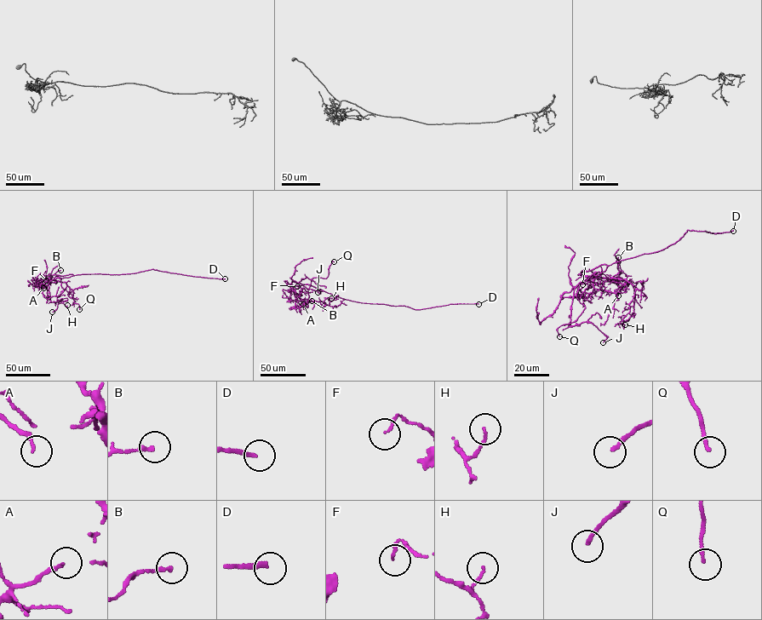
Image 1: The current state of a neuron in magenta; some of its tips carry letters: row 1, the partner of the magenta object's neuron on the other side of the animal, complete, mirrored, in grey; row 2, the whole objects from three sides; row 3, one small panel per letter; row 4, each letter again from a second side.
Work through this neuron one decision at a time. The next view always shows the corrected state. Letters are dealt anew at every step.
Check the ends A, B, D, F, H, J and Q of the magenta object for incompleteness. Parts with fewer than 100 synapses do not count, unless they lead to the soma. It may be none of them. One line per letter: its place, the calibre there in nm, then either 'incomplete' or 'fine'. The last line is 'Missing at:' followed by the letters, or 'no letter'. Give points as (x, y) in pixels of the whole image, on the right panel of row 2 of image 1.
A: (618, 295) | 170 nm | fine
B: (618, 257) | 200 nm | fine
D: (733, 231) | 200 nm | incomplete
F: (582, 284) | 110 nm | fine
H: (625, 324) | 110 nm | fine
J: (603, 342) | 170 nm | fine
Q: (559, 336) | 160 nm | fine
Missing at: D

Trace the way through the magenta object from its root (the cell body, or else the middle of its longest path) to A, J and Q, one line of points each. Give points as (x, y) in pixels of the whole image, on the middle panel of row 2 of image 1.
A: (346, 300), (309, 284), (295, 285), (295, 305), (299, 307), (303, 304)
J: (346, 300), (324, 291), (306, 289), (299, 282), (306, 278), (312, 279), (320, 292), (317, 292)
Q: (346, 300), (324, 291), (308, 289), (313, 278), (326, 278), (329, 266), (334, 261)

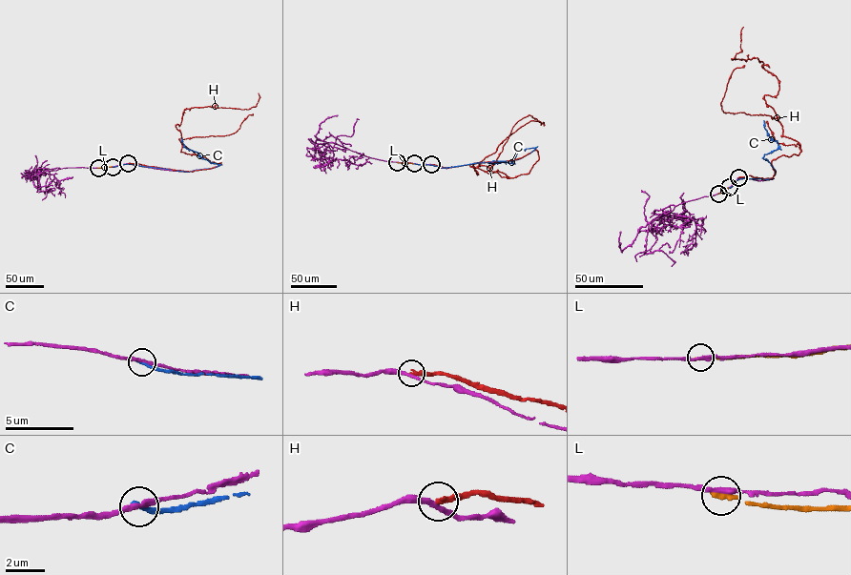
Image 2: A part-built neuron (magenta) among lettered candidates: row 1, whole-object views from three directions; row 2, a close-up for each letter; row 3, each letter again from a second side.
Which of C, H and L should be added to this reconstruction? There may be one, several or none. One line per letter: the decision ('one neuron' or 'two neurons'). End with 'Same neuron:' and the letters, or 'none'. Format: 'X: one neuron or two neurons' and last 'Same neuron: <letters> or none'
C: two neurons
H: two neurons
L: two neurons
Same neuron: none

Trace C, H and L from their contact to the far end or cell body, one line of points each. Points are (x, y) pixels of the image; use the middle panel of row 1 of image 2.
C: (414, 163), (446, 168), (511, 161), (536, 147), (522, 149), (512, 163), (483, 162)
H: (431, 164), (536, 150), (528, 174), (470, 167), (478, 174), (472, 164), (507, 137), (541, 125)
L: (397, 162), (413, 163)

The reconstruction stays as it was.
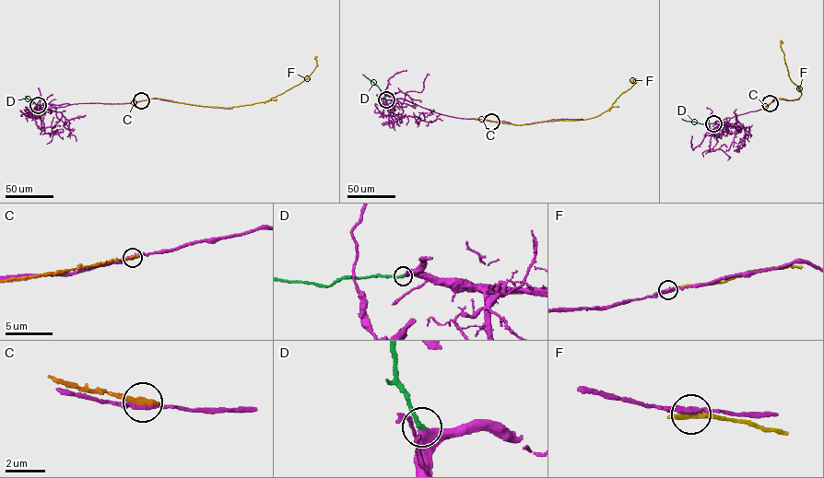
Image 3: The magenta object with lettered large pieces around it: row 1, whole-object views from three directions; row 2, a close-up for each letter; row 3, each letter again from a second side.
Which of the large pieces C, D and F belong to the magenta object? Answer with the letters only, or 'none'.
D

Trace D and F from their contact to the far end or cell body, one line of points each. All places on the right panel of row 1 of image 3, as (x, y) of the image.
D: (713, 123), (681, 119)
F: (771, 103), (779, 98), (799, 99), (802, 93), (789, 76), (780, 40)

